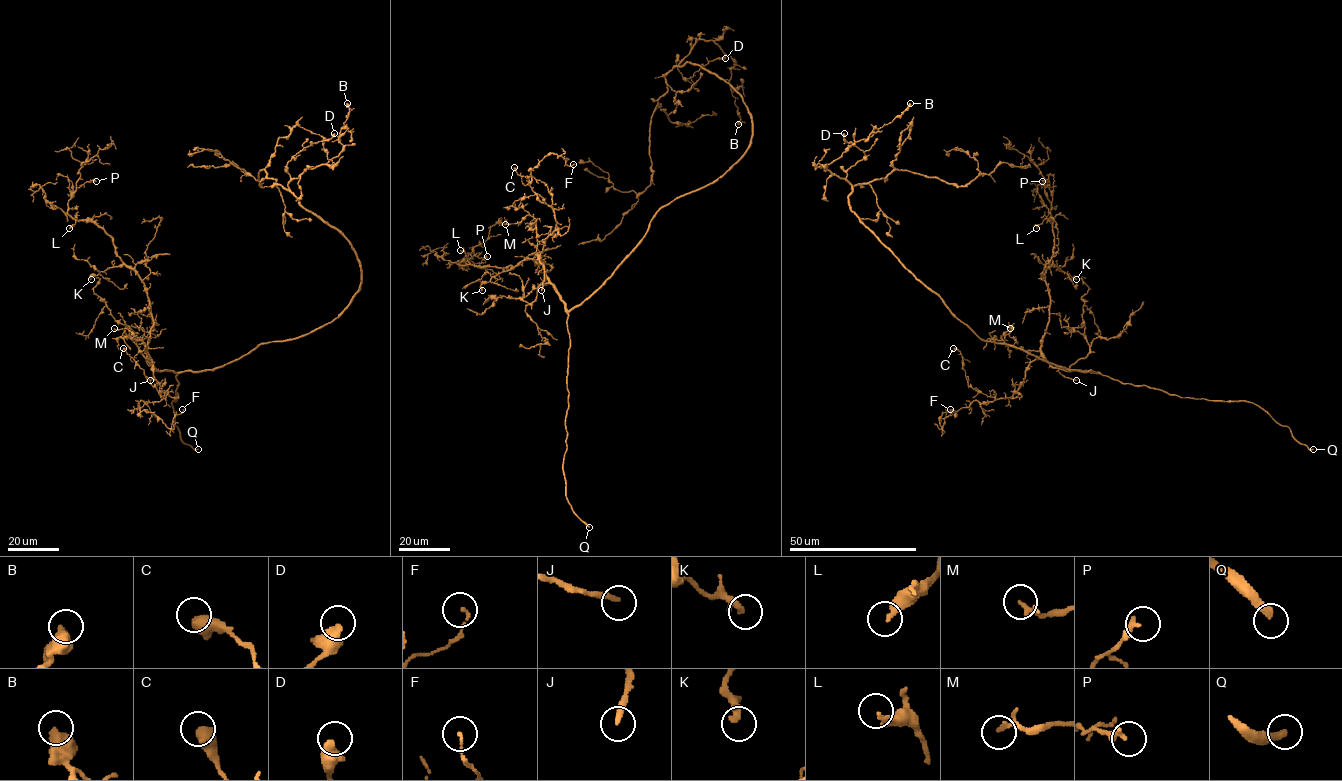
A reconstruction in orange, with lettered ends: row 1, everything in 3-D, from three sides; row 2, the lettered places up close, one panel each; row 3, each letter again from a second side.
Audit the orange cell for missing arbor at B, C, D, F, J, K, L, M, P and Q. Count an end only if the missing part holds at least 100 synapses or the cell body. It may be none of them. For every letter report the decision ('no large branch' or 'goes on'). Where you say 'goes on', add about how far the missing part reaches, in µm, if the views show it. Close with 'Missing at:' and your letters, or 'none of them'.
B: no large branch
C: no large branch
D: no large branch
F: no large branch
J: goes on; about 80 µm are missing
K: no large branch
L: no large branch
M: no large branch
P: no large branch
Q: goes on; about 30 µm are missing
Missing at: J, Q

